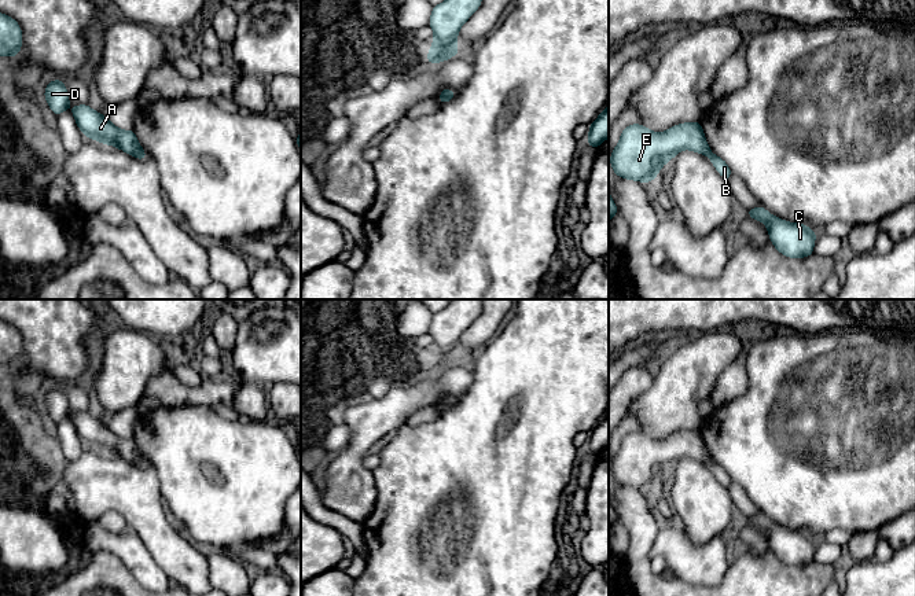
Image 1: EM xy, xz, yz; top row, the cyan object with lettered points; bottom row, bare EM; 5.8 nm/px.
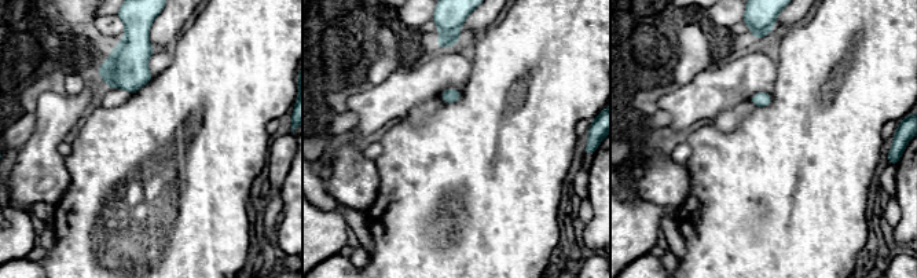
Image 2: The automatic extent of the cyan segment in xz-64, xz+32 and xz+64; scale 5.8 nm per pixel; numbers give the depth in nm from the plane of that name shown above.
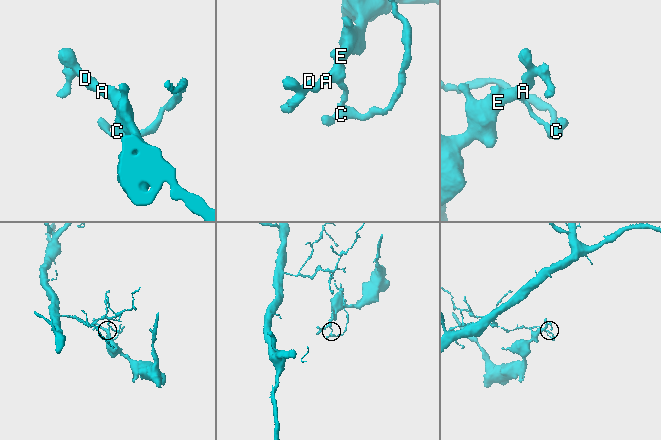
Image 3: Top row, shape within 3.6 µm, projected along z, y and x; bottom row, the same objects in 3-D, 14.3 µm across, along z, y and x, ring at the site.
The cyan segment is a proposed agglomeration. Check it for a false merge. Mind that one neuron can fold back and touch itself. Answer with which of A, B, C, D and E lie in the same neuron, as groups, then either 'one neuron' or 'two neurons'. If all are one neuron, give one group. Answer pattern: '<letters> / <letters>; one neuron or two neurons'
A D E / B C; two neurons

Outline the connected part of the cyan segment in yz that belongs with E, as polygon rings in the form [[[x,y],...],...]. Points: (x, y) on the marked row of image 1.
[[[699,121],[677,124],[662,133],[657,133],[642,124],[632,124],[624,126],[620,141],[610,154],[610,165],[614,174],[621,179],[650,184],[661,168],[681,150],[695,151],[706,157],[712,152]]]

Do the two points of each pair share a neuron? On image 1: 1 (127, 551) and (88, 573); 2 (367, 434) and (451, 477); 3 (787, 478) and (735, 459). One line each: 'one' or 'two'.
1: two
2: two
3: one

